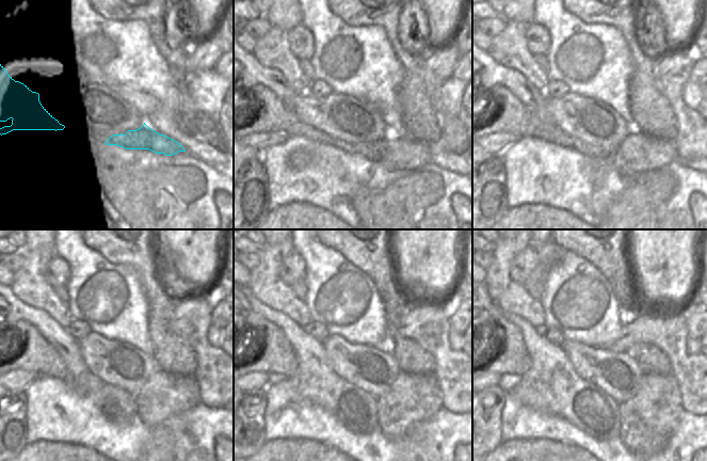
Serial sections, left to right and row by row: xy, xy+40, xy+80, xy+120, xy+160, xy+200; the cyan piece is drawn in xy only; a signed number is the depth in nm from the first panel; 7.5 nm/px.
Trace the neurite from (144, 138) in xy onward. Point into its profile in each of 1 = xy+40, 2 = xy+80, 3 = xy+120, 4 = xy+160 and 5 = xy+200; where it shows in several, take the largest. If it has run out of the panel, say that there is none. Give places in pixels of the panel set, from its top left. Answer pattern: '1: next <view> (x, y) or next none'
1: next xy+40 (269, 113)
2: next xy+80 (508, 113)
3: next xy+120 (29, 350)
4: next xy+160 (270, 352)
5: next xy+200 (508, 354)

